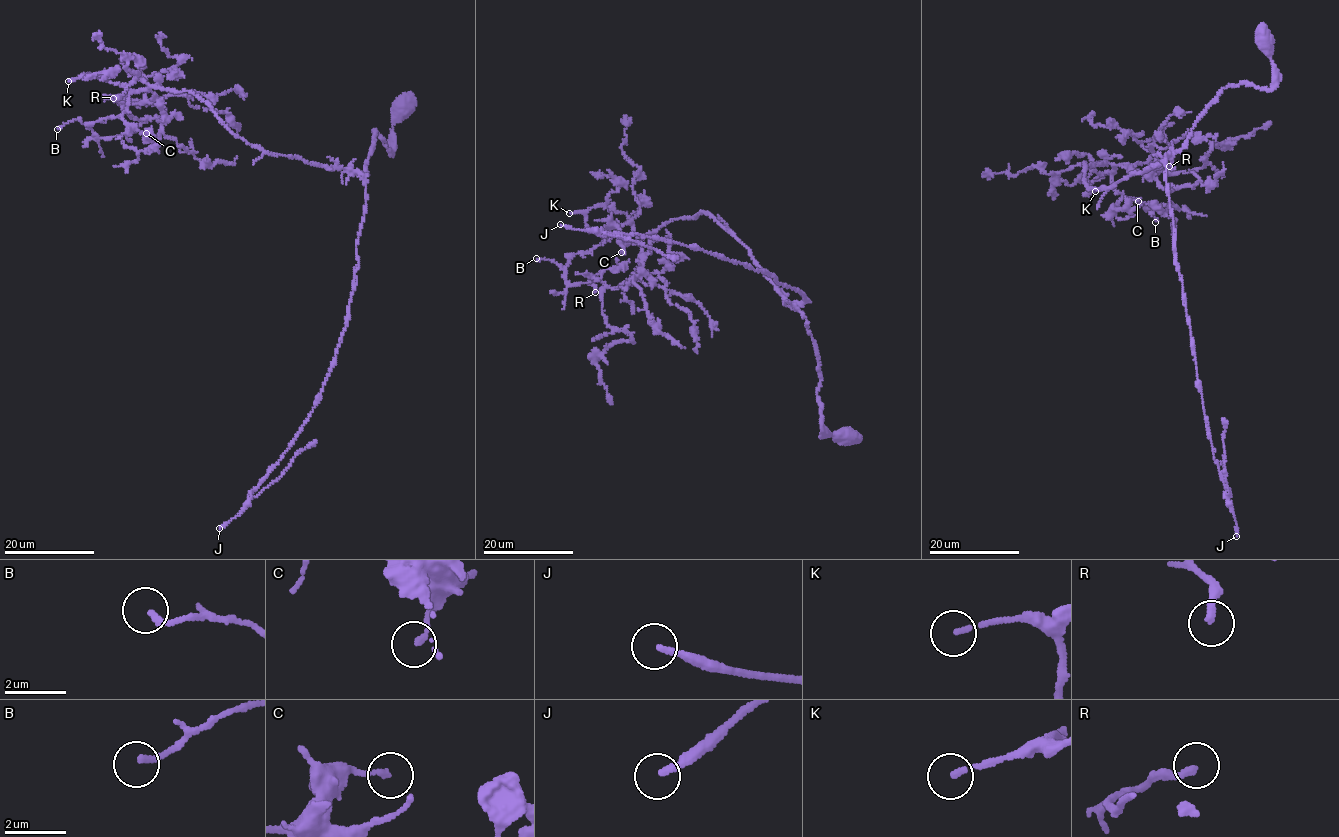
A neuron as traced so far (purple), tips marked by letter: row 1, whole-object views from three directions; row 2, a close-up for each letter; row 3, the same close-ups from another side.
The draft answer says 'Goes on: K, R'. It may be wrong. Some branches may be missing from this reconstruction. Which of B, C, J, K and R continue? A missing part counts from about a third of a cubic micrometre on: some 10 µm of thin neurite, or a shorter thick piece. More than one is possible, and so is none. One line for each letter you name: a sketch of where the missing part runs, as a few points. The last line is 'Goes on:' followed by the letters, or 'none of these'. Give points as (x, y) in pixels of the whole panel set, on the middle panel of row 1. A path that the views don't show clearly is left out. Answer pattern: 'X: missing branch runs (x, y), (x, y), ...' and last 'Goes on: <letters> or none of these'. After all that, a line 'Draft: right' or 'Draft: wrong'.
K: missing branch runs (569, 213), (560, 213), (549, 206), (590, 202), (602, 209)
Goes on: J, K
Draft: wrong

